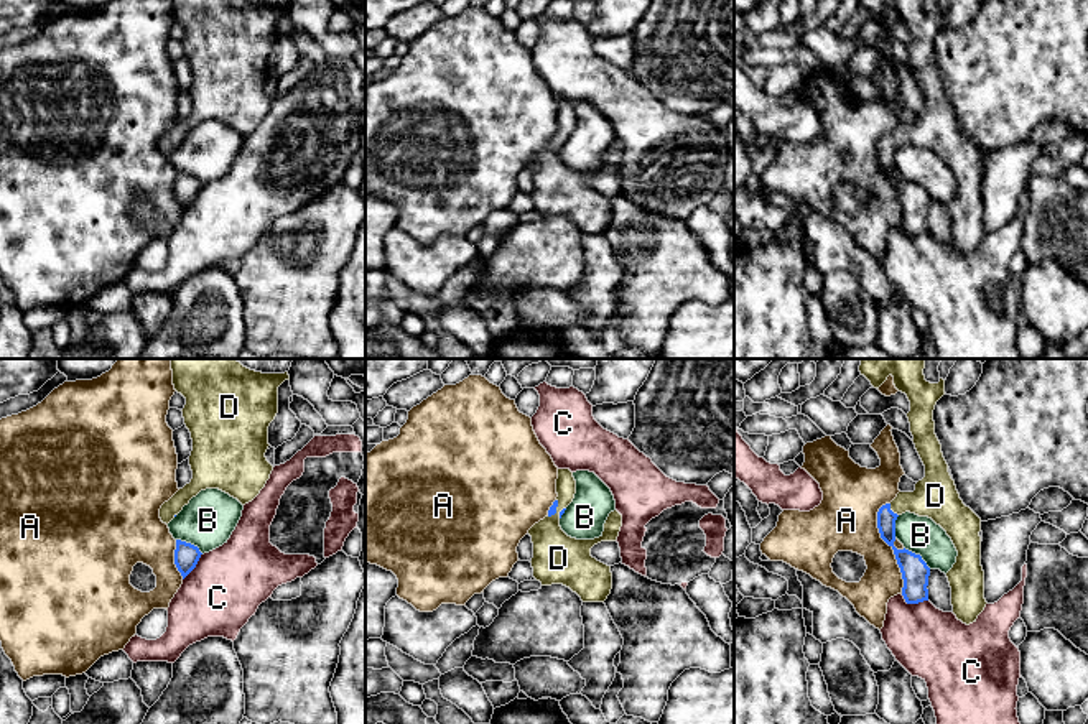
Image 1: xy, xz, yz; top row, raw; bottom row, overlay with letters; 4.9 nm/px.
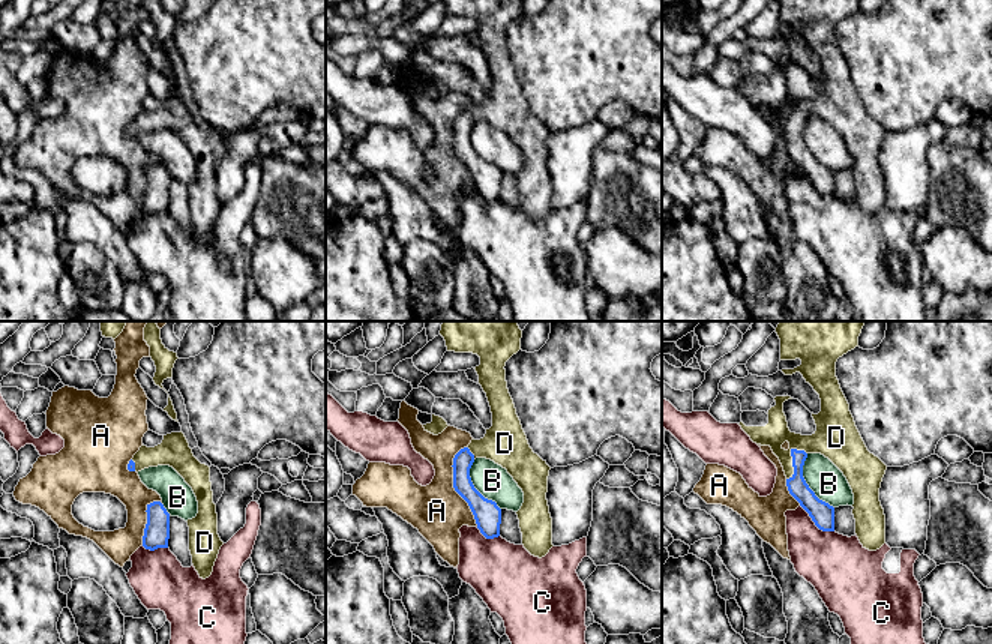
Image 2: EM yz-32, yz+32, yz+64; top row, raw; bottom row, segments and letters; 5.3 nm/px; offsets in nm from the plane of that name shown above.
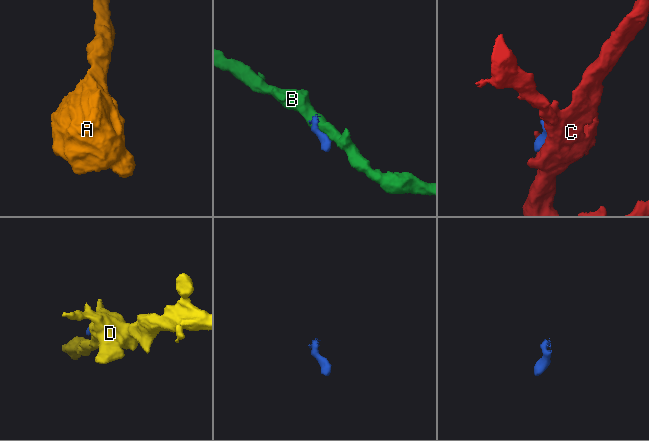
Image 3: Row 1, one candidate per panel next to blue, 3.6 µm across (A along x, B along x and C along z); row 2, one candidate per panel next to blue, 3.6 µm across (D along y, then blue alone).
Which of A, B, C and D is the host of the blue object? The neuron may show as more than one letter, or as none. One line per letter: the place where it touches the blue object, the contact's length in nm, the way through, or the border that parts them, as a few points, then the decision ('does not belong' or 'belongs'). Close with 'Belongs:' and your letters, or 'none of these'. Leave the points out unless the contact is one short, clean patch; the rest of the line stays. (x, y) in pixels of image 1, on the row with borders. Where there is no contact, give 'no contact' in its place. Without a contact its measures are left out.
A: contact yz (892, 548); length 460 nm; does not belong
B: contact yz (919, 555); length 170 nm; does not belong
C: contact yz (914, 603); length 140 nm; does not belong
D: contact yz (891, 510); length 80 nm; way yz (886, 519), (891, 510), (935, 496); belongs
Belongs: D

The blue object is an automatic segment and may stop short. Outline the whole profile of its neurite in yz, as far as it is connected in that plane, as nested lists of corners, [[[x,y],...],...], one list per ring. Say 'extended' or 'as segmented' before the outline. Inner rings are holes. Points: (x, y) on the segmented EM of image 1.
extended; [[[861,359],[859,372],[874,388],[892,375],[895,388],[907,395],[912,441],[925,466],[925,477],[915,484],[914,492],[899,492],[890,504],[879,508],[877,528],[881,538],[894,550],[907,604],[928,601],[930,568],[920,555],[894,546],[897,517],[905,512],[928,517],[946,531],[958,551],[956,563],[946,573],[953,614],[969,625],[988,604],[981,566],[981,518],[960,499],[935,434],[933,410],[945,395],[945,380],[927,382],[923,369],[925,359]]]

